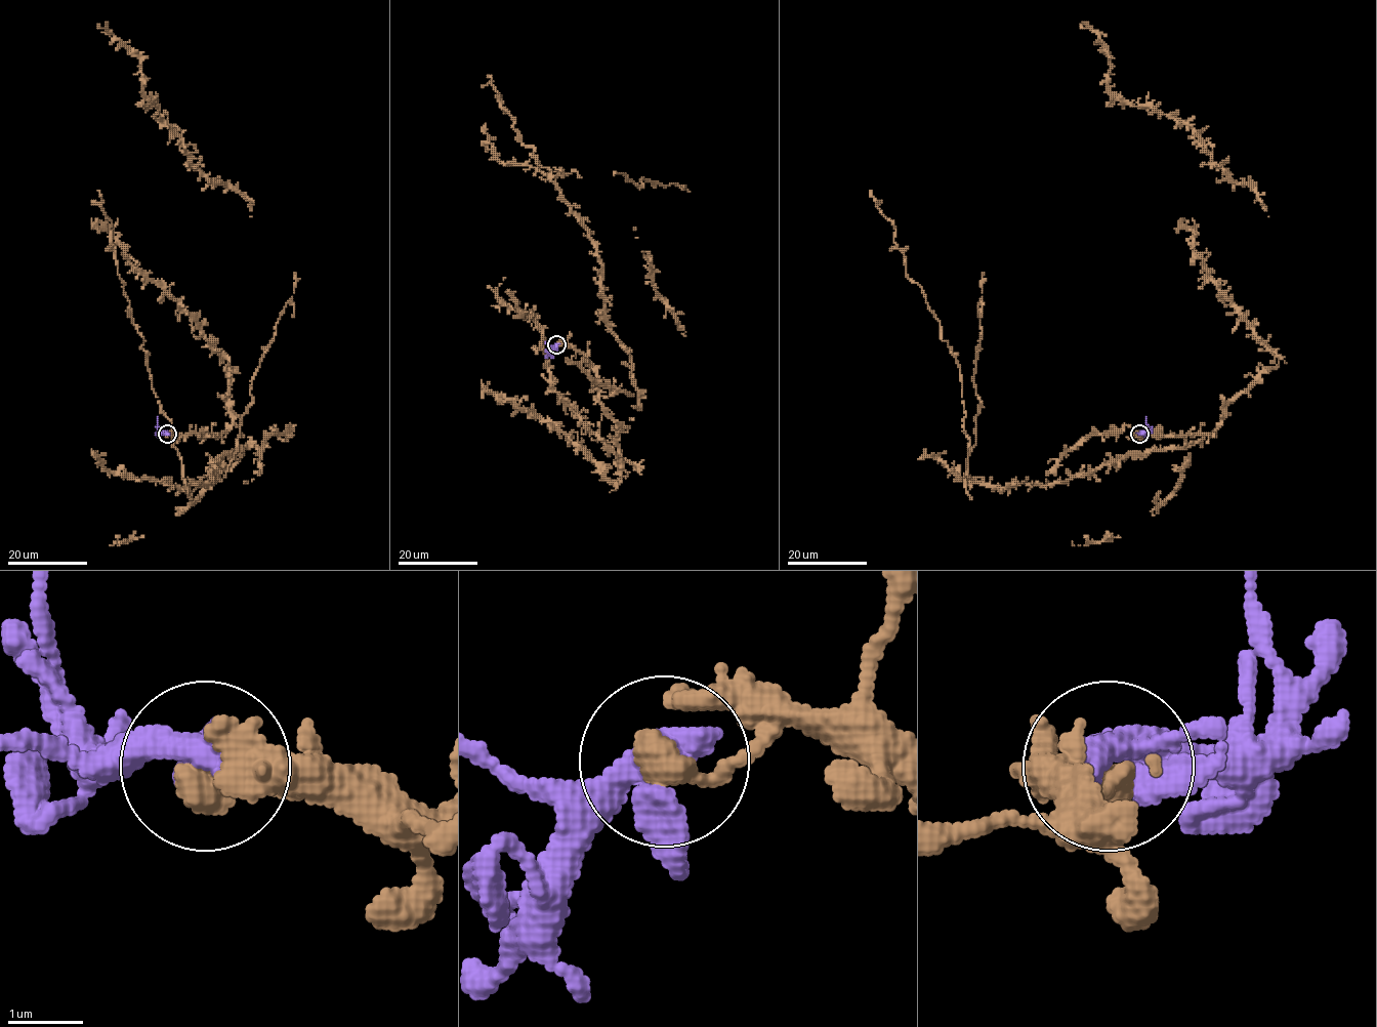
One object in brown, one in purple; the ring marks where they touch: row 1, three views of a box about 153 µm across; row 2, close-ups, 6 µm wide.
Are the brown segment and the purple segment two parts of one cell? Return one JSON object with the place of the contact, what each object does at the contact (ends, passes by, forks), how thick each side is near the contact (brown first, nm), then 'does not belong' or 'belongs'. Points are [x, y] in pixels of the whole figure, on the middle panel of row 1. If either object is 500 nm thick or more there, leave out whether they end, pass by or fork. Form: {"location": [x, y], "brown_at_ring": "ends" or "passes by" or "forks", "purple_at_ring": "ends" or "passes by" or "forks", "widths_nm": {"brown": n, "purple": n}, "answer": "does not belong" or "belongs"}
{"location": [556, 344], "brown_at_ring": "ends", "purple_at_ring": "passes by", "widths_nm": {"brown": 460, "purple": 440}, "answer": "belongs"}

